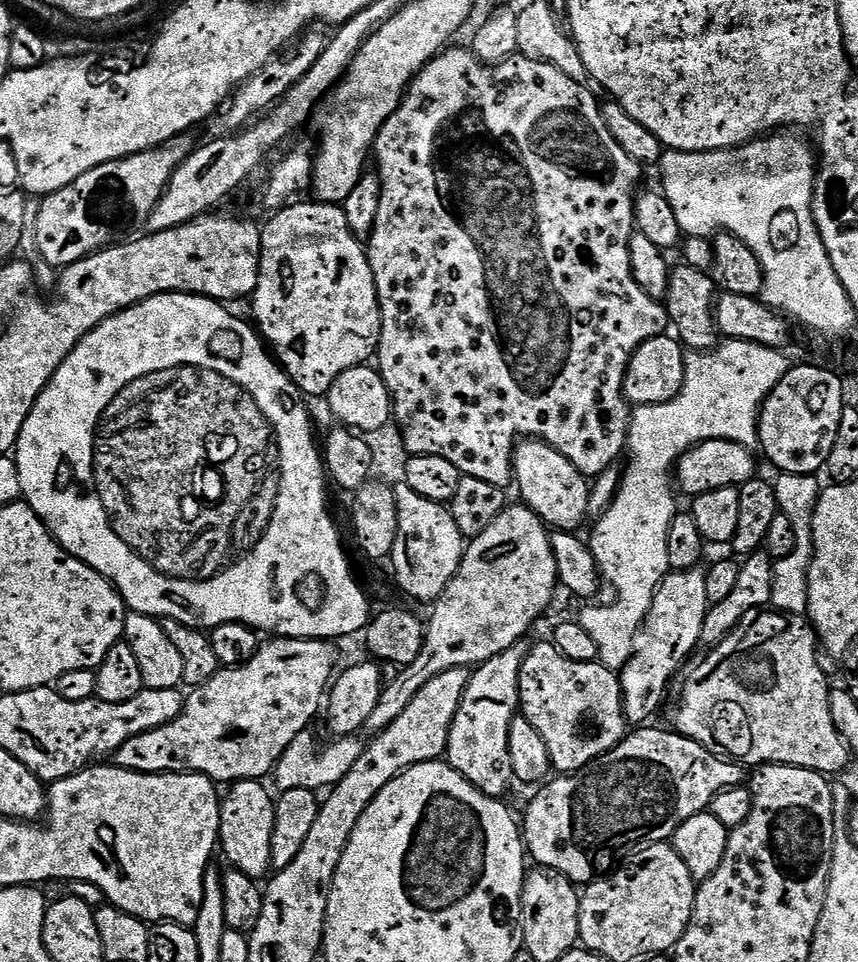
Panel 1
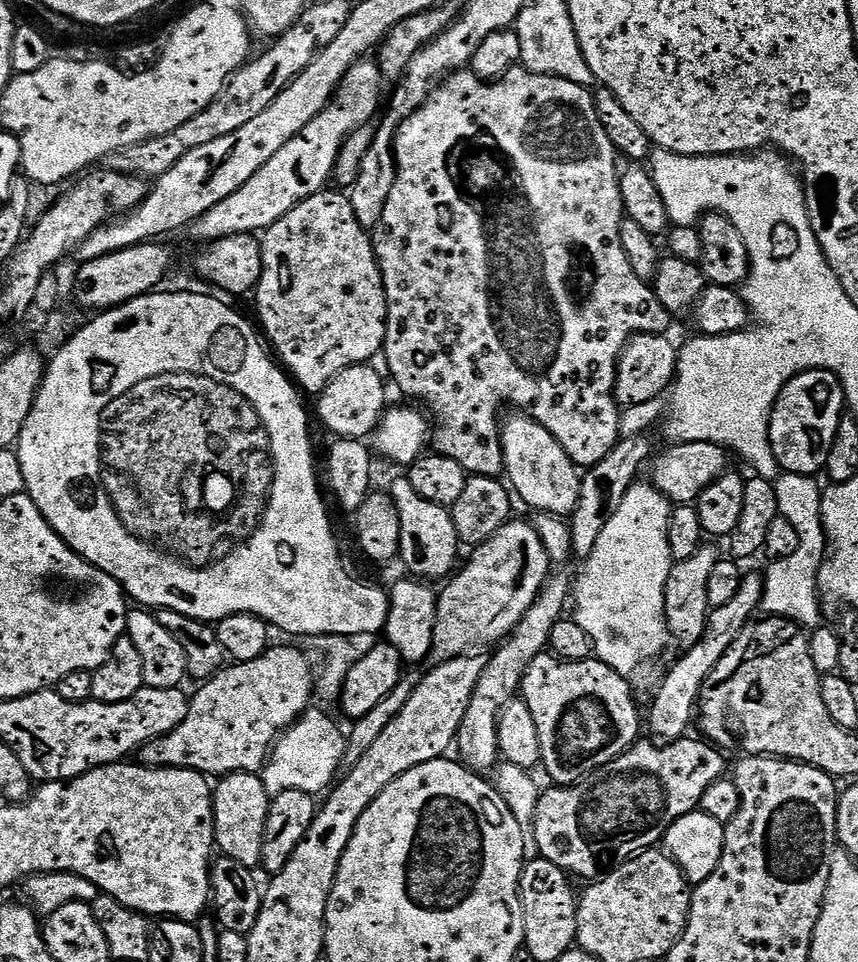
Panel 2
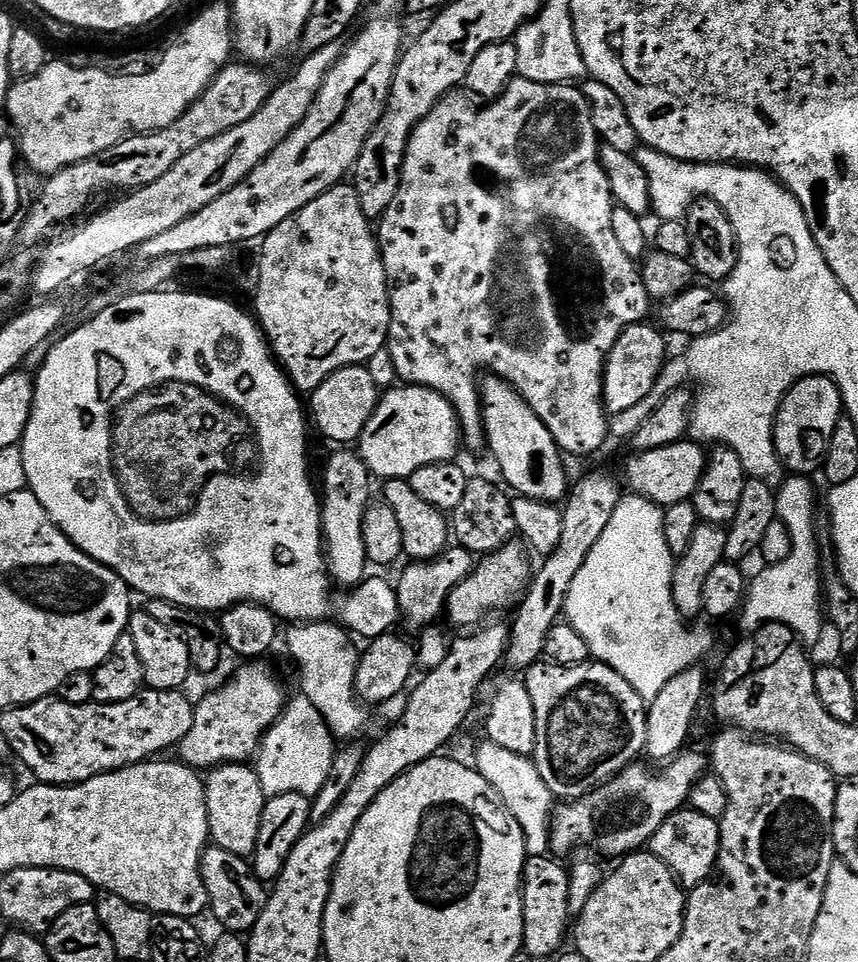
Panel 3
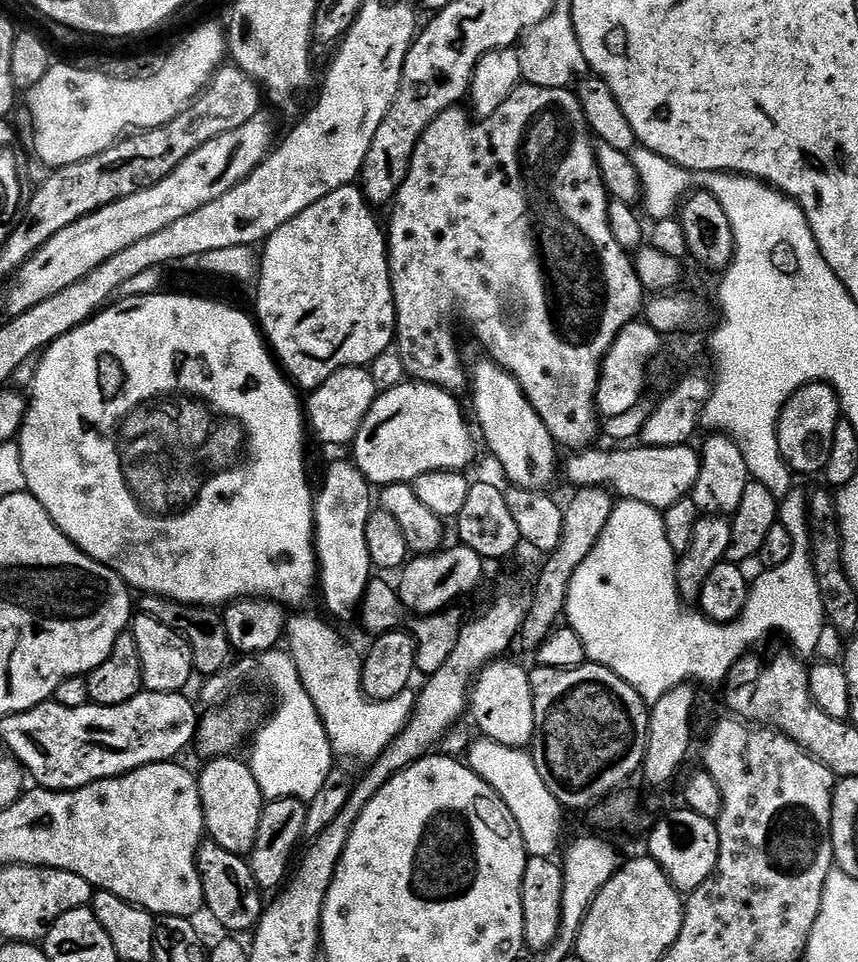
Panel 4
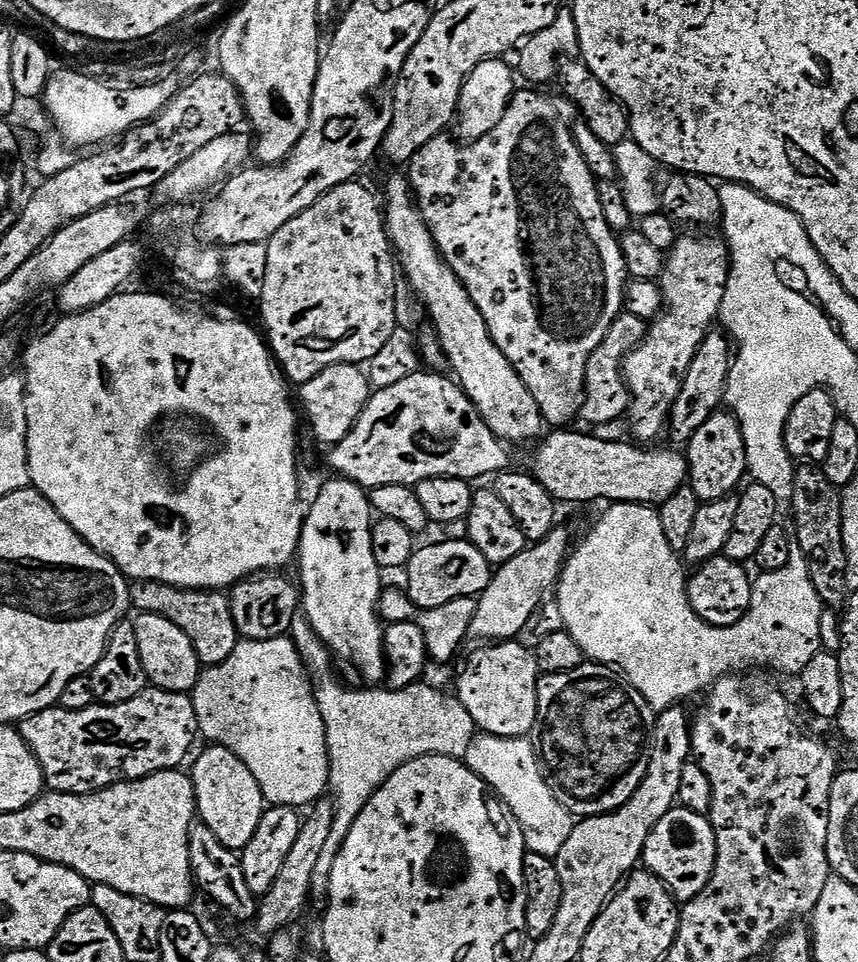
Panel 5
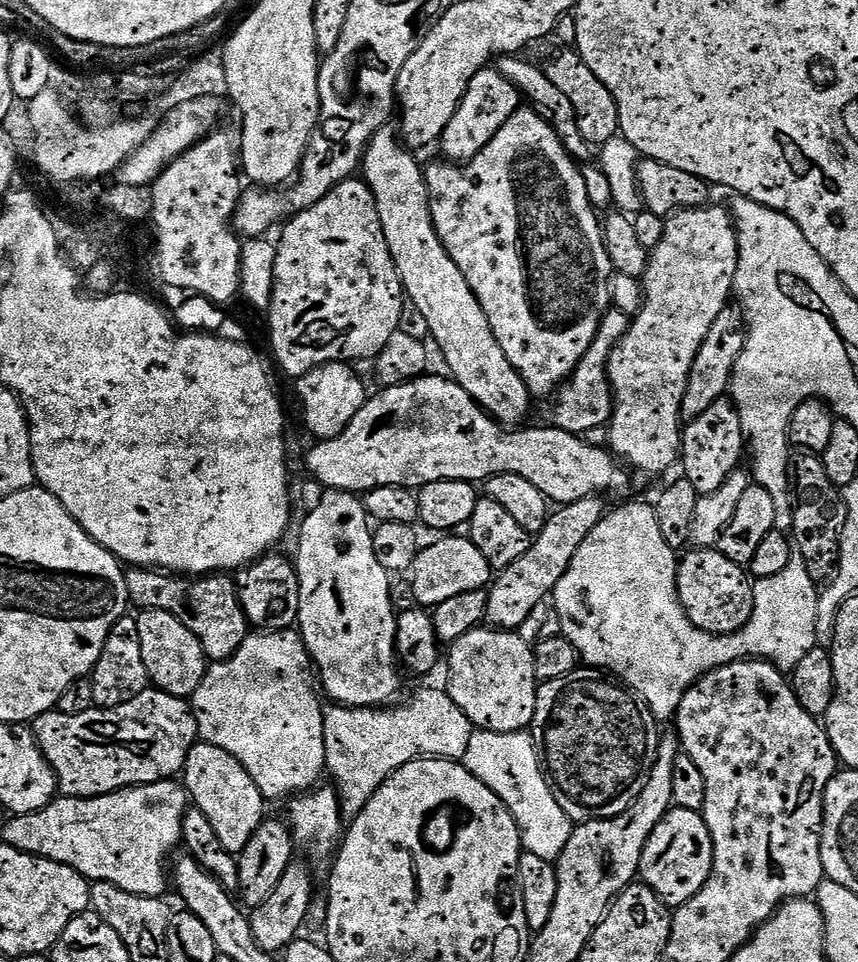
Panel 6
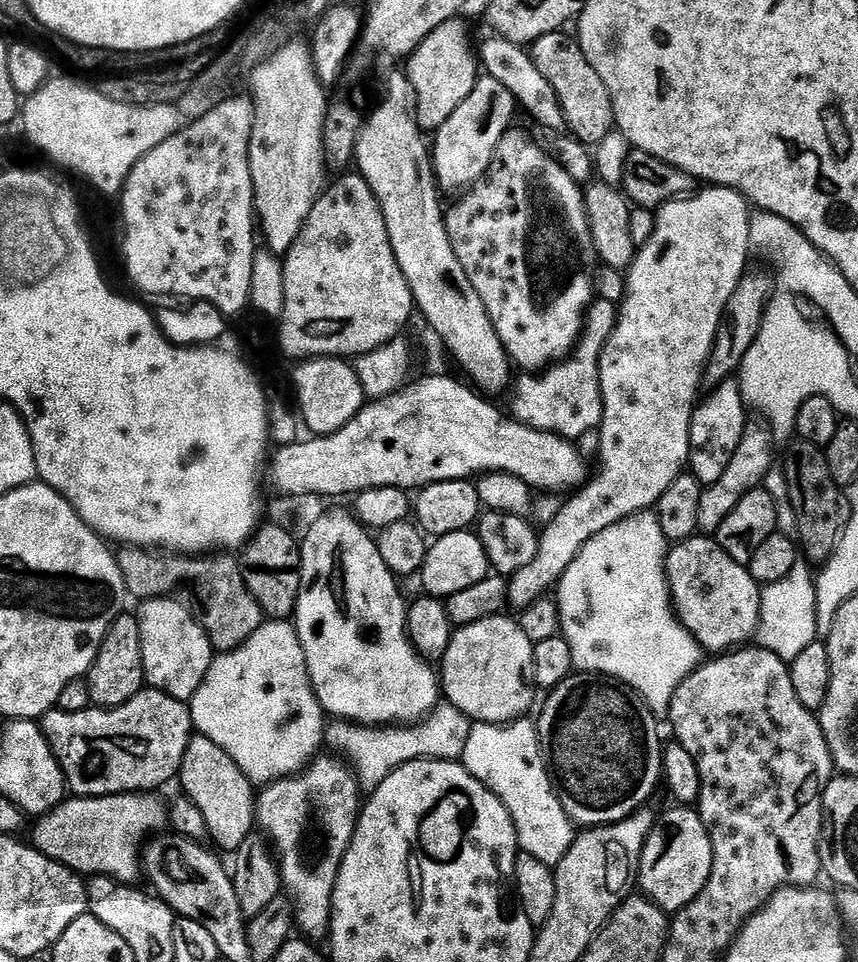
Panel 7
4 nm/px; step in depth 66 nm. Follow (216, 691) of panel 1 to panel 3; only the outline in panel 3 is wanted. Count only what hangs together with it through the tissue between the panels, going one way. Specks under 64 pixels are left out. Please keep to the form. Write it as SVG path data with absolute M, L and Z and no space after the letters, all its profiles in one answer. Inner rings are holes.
M264 662L243 665L217 692L195 705L192 725L178 745L179 759L188 767L211 770L219 764L243 764L259 753L260 742L269 728L283 714L286 695L280 680Z

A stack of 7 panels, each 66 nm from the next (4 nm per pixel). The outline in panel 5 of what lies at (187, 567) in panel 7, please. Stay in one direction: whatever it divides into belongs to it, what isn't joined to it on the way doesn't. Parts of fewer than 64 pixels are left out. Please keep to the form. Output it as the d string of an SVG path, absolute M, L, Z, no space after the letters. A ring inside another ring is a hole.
M145 580L131 585L130 604L137 613L158 614L166 618L166 622L174 622L174 626L178 626L178 630L190 638L201 665L226 662L226 658L234 654L234 646L241 641L234 626L234 614L230 614L230 602L223 591L175 588L169 584L160 584L157 580Z

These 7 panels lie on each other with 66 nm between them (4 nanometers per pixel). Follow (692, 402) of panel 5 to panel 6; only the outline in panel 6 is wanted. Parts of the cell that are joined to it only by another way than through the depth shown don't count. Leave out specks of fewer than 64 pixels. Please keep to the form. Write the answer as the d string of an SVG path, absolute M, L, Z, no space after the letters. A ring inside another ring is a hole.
M729 306L714 318L714 326L710 326L710 334L698 349L698 358L694 358L694 366L690 366L690 378L686 382L686 394L682 394L681 421L687 422L699 418L714 402L725 399L732 383L732 371L744 349L746 325L744 313L739 307Z

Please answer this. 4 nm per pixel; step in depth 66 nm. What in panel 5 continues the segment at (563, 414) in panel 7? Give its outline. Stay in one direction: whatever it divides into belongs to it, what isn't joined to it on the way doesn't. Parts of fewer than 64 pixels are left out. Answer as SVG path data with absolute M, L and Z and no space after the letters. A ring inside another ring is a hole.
M623 311L606 330L606 338L598 345L598 350L590 354L590 362L586 362L584 378L584 394L580 402L579 419L585 420L589 426L605 424L620 420L628 411L628 387L624 381L624 360L629 352L644 340L648 332L648 324L642 318L634 318L634 314Z

